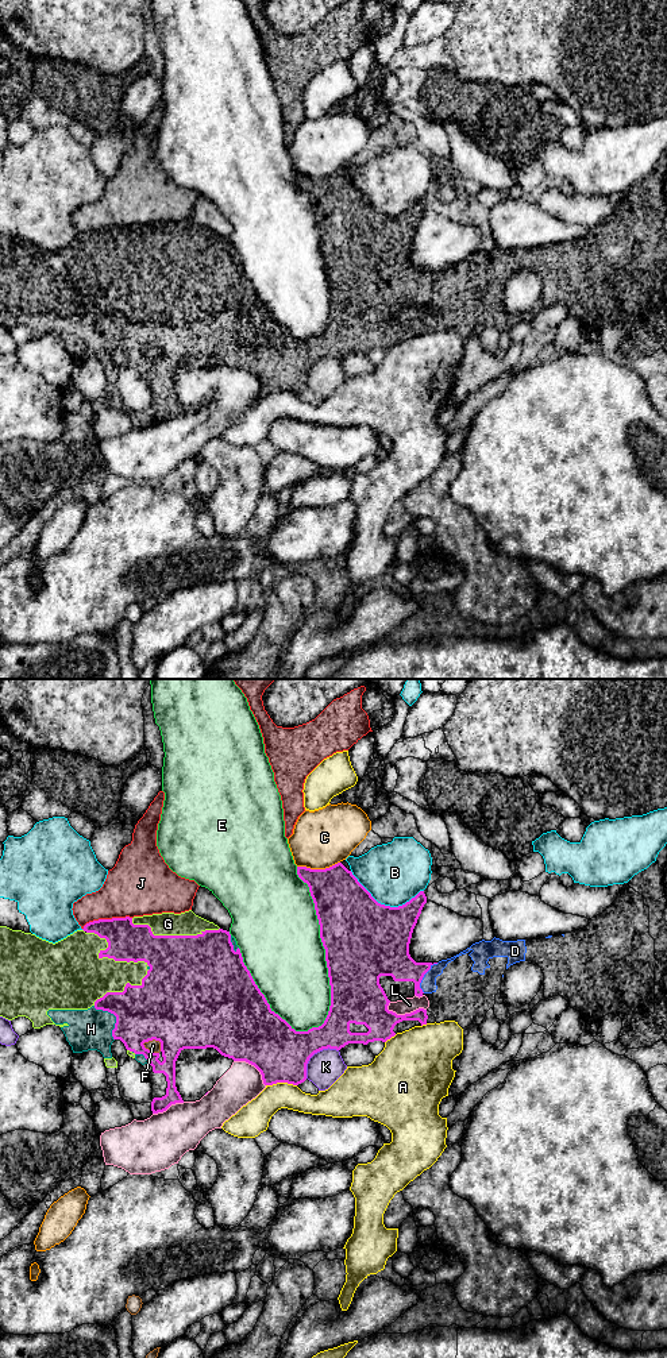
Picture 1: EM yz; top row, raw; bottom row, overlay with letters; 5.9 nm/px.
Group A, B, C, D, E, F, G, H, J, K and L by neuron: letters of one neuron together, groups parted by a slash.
A / B / C / D G H / E / F / J / K / L

